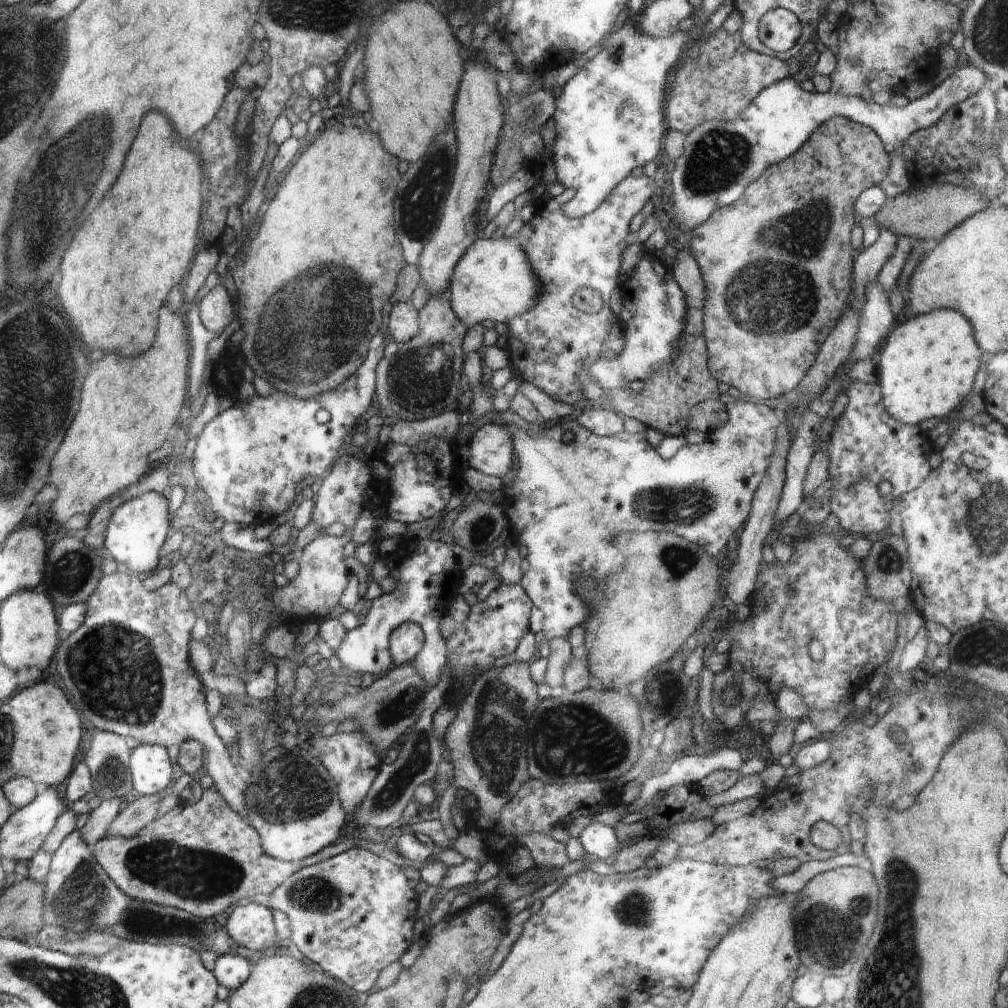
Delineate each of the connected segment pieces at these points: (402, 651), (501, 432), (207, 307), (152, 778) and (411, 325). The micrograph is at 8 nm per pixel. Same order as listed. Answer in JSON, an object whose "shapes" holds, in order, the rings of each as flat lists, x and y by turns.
{"shapes":[[[411,621,400,624,390,636,390,654,396,666,412,662,424,646,422,628]],[[491,422,470,438,470,468,483,474,504,477,513,468,512,438,506,425]],[[219,284,213,288,199,304,199,315,202,324,215,332,216,336,234,319,233,300,226,288]],[[140,744,133,749,134,794,156,795,174,783,168,752,159,745]],[[410,303,392,304,387,319,385,328,389,338,398,344,409,342,418,333,418,311]]]}

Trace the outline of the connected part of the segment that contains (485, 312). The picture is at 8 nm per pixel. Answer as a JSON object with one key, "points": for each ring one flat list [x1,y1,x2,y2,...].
{"points":[[514,235,496,240,476,238,458,260,451,276,451,308,467,328,485,320,506,323,510,318,532,310,532,306,538,302,540,290,542,284]]}

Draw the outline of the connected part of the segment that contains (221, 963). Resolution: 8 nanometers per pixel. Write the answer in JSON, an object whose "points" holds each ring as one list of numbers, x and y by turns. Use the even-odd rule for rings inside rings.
{"points":[[226,952,218,955,213,974,219,984,232,991,239,988,248,979,251,968,246,958]]}

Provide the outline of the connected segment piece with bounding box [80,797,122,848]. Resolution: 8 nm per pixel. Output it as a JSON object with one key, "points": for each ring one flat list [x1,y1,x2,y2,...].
{"points":[[120,797,102,799,100,806,89,813,86,824,80,828,80,834,82,840,91,848,103,839,110,822,118,816,118,812,121,812,121,803]]}

